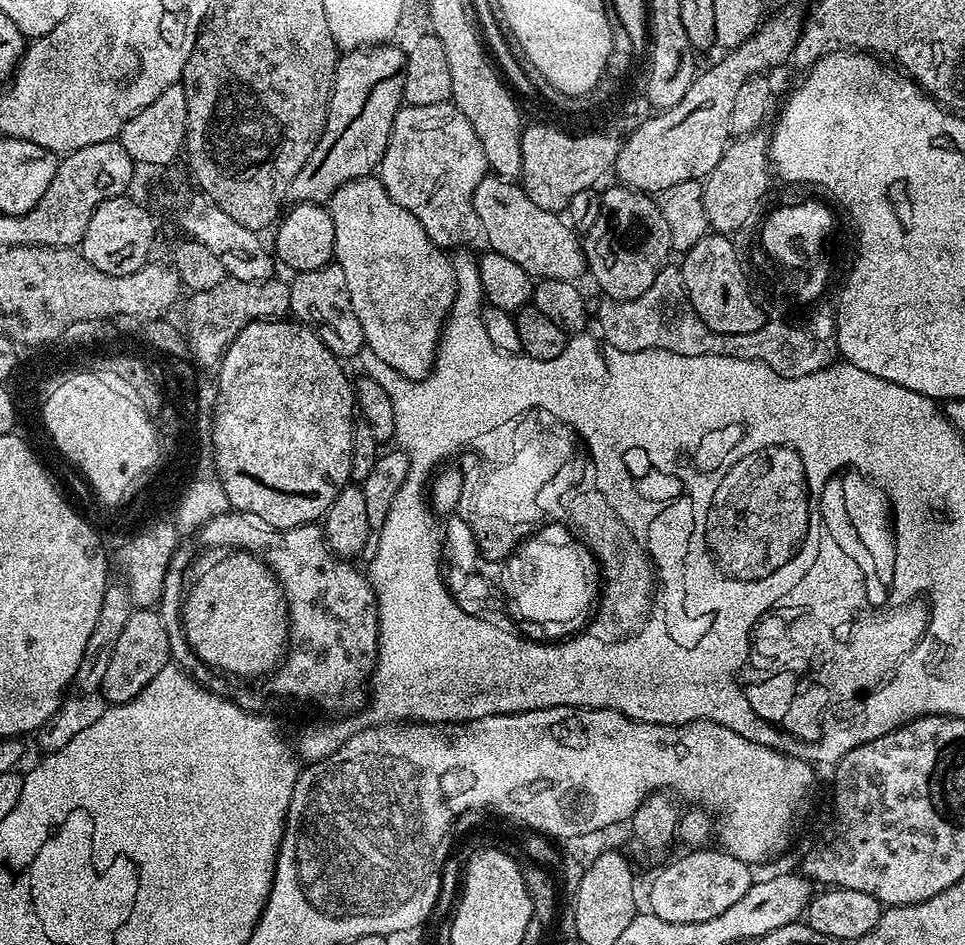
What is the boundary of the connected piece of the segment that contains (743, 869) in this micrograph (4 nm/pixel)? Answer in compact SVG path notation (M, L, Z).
M704 846L699 850L688 850L685 856L670 861L653 878L652 885L648 888L647 907L655 916L666 922L706 922L706 918L714 918L717 914L722 914L722 910L734 906L734 902L738 902L738 898L742 898L742 894L750 890L750 886L754 883L753 869L728 852L713 848Z

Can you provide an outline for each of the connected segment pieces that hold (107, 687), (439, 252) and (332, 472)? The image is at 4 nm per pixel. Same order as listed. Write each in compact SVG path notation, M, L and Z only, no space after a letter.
M136 610L122 629L118 642L114 642L110 654L110 666L106 666L106 678L102 678L100 692L109 705L130 702L170 662L168 656L168 628L156 610Z
M375 175L364 176L360 180L351 180L343 184L332 196L330 211L334 222L334 246L336 247L334 260L335 263L342 266L342 274L346 274L350 302L354 306L354 314L358 314L358 322L362 322L362 334L367 351L378 354L378 358L382 358L382 362L386 362L386 366L398 370L398 374L411 380L423 380L431 372L432 363L436 360L436 350L440 346L440 333L456 297L456 279L449 253L437 246L430 238L430 234L426 234L426 230L422 230L422 222L418 222L418 218L414 218L414 214L410 214L410 210L398 206L398 202L394 202L394 198L390 198L390 194L384 189L384 184Z
M265 318L248 324L234 338L234 342L224 351L220 360L218 375L215 381L217 386L216 409L212 420L212 446L214 458L216 459L216 475L218 484L224 487L224 496L229 500L231 507L237 512L249 512L262 522L266 522L275 528L297 528L303 524L319 521L327 512L328 508L338 498L338 494L352 480L350 474L350 442L352 441L352 426L354 413L357 411L356 394L353 381L348 381L344 373L341 361L329 350L318 338L314 329L297 322L292 318Z

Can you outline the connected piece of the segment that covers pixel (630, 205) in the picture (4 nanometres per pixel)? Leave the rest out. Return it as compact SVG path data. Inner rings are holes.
M615 187L603 189L598 222L594 222L592 229L583 237L582 247L587 271L590 276L592 272L597 286L604 291L603 295L610 300L633 300L654 286L654 278L658 278L660 271L670 263L671 256L668 255L673 255L674 249L659 203L649 193L639 192L637 188Z

